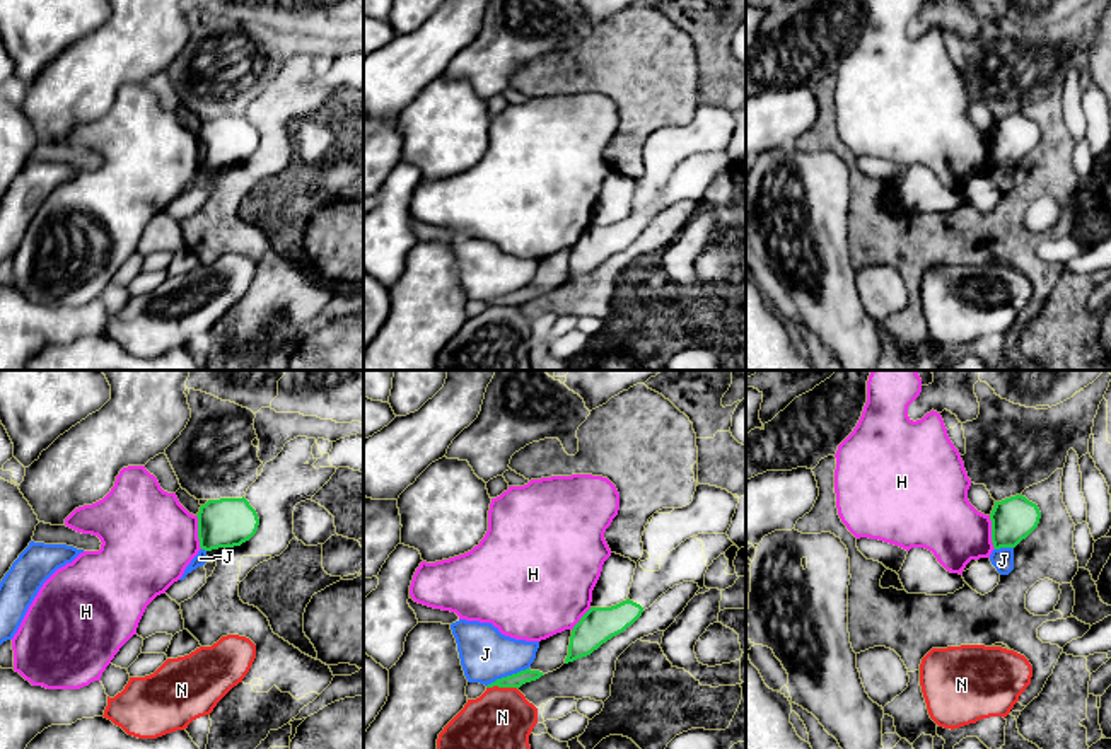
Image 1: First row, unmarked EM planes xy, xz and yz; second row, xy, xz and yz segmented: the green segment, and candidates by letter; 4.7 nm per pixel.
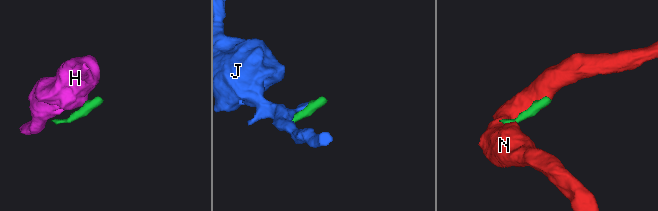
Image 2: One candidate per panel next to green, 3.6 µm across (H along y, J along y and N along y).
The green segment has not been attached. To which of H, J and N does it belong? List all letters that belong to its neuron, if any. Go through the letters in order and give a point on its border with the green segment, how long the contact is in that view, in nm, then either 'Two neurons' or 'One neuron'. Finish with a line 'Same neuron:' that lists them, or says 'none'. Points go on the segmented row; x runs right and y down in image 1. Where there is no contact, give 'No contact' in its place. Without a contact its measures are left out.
H: Touches green at xy (198, 533). Shared border 160 nm. Two neurons
J: Touches green at xz (507, 676). Shared border 220 nm. Two neurons
N: Touches green at xz (502, 686). Shared border 150 nm. Two neurons
Same neuron: none

